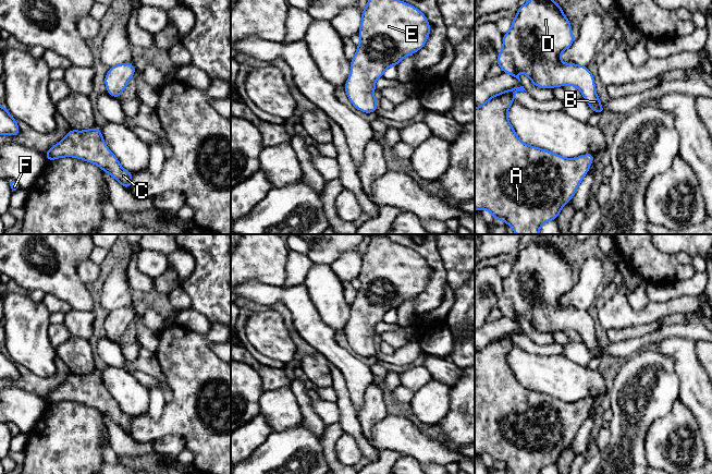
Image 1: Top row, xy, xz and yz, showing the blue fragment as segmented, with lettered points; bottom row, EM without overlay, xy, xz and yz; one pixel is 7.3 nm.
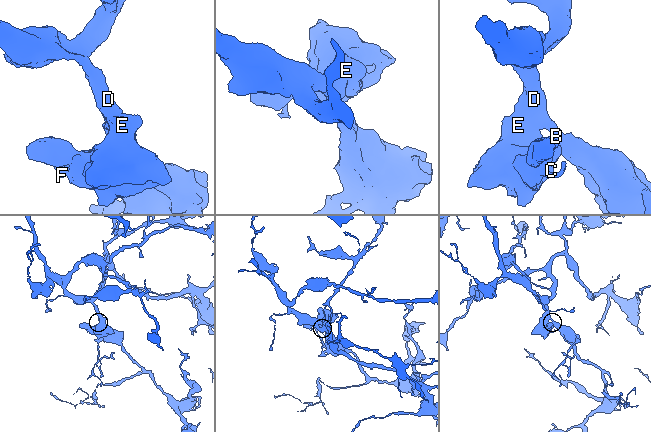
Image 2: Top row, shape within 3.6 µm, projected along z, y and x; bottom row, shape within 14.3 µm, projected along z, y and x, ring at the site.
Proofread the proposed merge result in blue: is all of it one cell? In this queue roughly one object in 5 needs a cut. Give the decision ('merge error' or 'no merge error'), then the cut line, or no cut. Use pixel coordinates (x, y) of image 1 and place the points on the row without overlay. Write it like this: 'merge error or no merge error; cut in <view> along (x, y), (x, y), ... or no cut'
no merge error; no cut

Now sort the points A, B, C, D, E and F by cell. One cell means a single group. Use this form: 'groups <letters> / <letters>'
groups A B C D E F

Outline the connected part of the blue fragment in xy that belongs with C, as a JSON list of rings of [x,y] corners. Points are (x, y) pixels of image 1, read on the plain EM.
[[[98,372],[86,375],[70,374],[66,380],[44,400],[48,405],[62,401],[76,401],[95,408],[103,416],[111,418],[126,434],[131,433],[132,421],[135,418],[122,412],[115,399],[103,386],[102,377]]]

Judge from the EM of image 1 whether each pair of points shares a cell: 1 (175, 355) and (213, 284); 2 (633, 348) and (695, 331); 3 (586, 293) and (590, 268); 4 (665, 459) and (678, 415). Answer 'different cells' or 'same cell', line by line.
1: different cells
2: same cell
3: same cell
4: same cell

